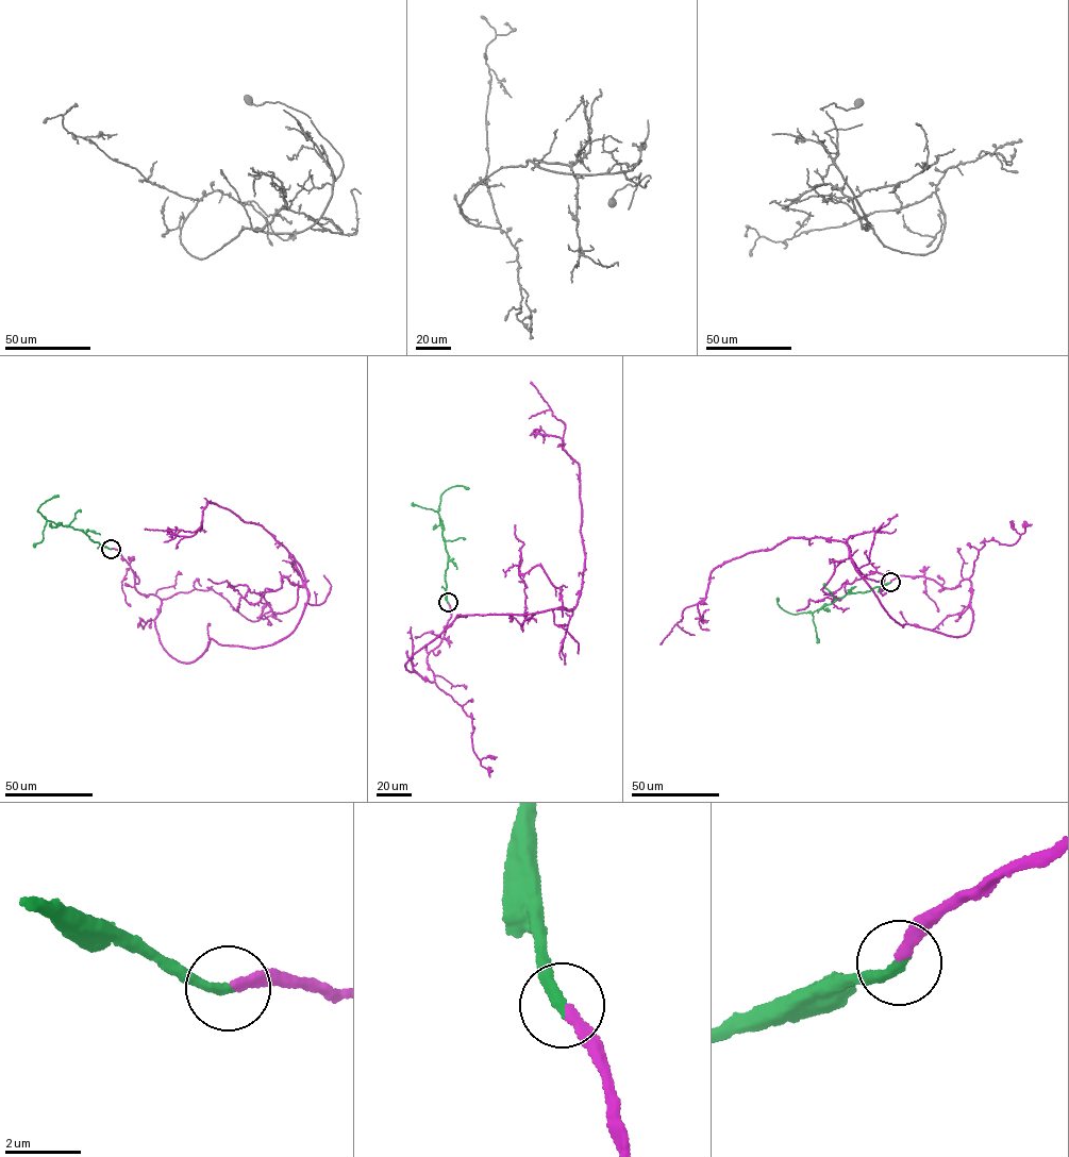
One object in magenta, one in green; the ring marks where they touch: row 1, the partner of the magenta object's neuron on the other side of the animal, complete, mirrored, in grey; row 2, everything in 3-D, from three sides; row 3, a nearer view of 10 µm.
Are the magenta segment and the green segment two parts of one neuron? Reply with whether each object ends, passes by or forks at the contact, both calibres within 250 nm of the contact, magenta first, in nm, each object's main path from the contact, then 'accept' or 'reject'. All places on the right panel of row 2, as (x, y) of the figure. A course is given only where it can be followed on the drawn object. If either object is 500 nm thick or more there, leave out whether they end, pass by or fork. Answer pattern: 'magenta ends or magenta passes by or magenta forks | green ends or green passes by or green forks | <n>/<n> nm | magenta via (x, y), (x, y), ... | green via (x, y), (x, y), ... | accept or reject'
magenta ends | green ends | 240/280 nm | magenta via (889, 582), (968, 579), (969, 631), (903, 626), (842, 541), (791, 537), (718, 566), (662, 643) | green via (890, 583), (845, 594), (809, 613), (788, 613), (778, 604), (777, 598) | accept

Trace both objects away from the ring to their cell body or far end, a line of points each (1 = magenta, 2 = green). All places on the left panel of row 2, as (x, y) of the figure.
1: (111, 549), (178, 660), (293, 633), (304, 576), (261, 525), (209, 501), (196, 531), (145, 529)
2: (111, 549), (79, 529), (47, 520), (37, 510), (42, 504), (59, 496)

